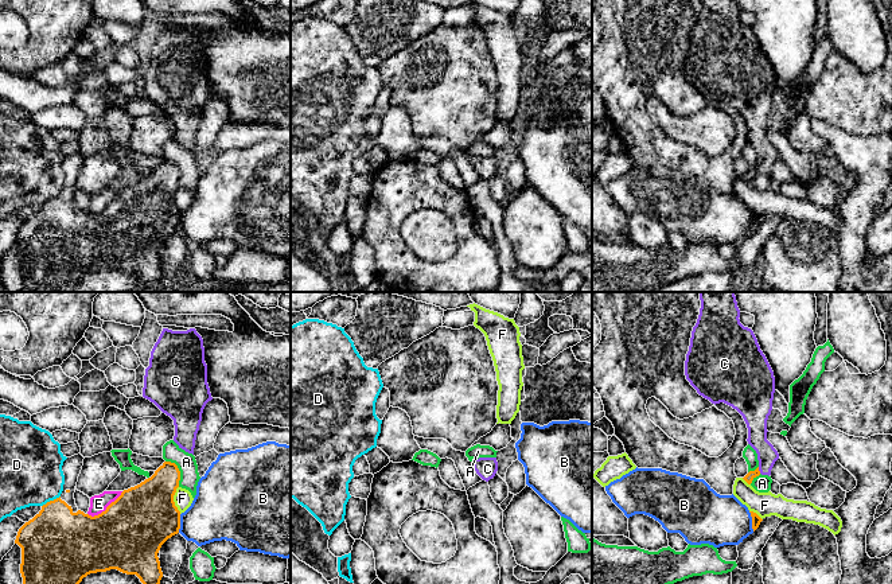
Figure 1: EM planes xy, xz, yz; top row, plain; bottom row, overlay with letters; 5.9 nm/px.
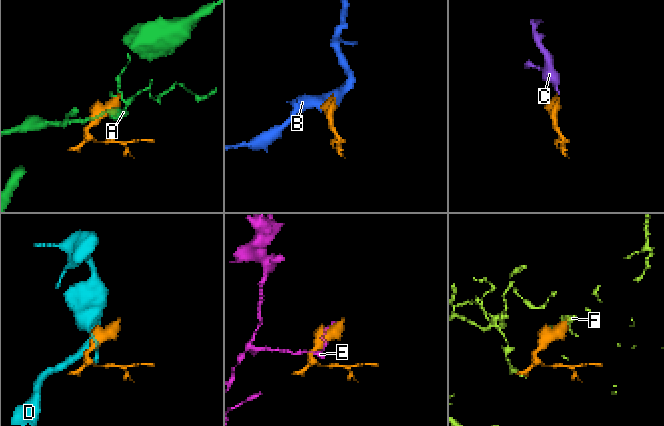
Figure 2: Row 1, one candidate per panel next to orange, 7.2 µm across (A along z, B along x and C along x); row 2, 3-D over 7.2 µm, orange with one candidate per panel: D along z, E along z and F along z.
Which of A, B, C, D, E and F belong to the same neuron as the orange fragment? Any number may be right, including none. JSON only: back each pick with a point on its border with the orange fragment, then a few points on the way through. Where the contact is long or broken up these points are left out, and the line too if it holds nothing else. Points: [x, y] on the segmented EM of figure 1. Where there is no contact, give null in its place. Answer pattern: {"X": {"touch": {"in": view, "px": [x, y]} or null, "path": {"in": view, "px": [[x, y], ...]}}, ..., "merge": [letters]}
{"C": {"touch": {"in": "yz", "px": [758, 470]}, "path": {"in": "yz", "px": [[748, 478], [758, 470], [766, 462], [767, 455]]}}, "merge": ["C"]}

